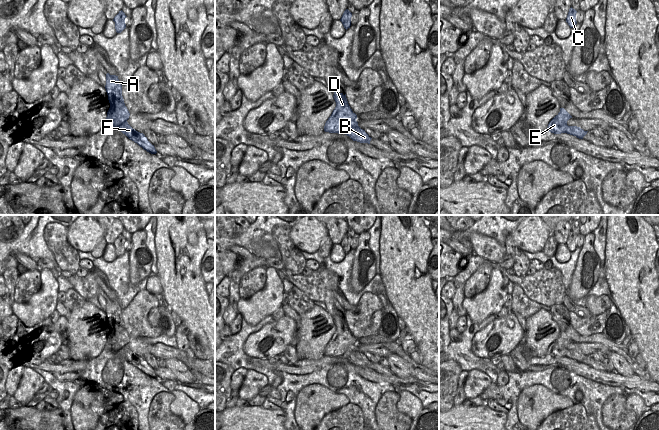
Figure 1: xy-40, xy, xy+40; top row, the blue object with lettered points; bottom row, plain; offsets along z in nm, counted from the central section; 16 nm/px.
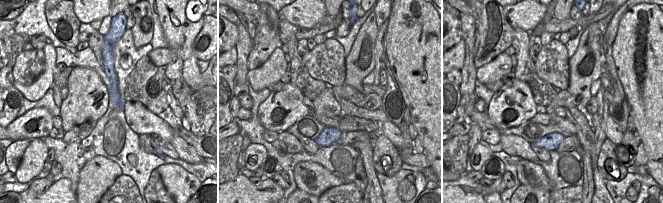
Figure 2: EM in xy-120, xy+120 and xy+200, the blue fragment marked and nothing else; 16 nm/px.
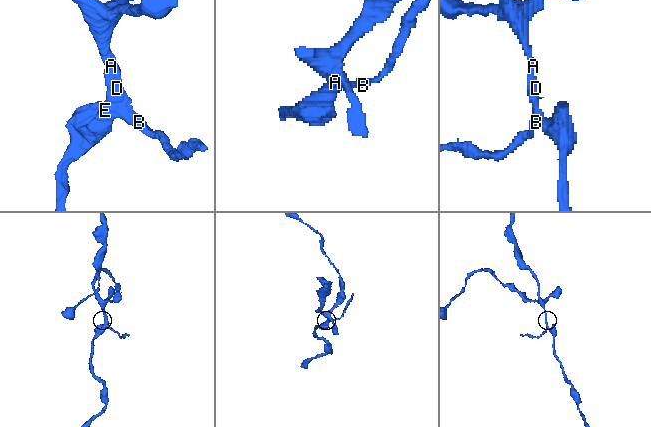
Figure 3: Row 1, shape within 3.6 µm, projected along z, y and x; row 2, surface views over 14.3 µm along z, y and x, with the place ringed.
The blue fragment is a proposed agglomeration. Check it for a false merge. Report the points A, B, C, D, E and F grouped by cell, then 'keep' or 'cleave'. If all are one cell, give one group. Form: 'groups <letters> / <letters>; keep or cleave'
groups A C D E / B F; cleave

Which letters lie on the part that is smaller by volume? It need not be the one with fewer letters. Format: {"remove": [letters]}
{"remove": ["B", "F"]}

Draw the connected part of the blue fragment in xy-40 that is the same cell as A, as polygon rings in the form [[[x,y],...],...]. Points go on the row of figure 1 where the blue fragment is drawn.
[[[106,74],[105,89],[108,95],[110,108],[104,122],[112,128],[119,128],[129,119],[130,113],[125,106],[122,96],[122,85],[116,75]]]

